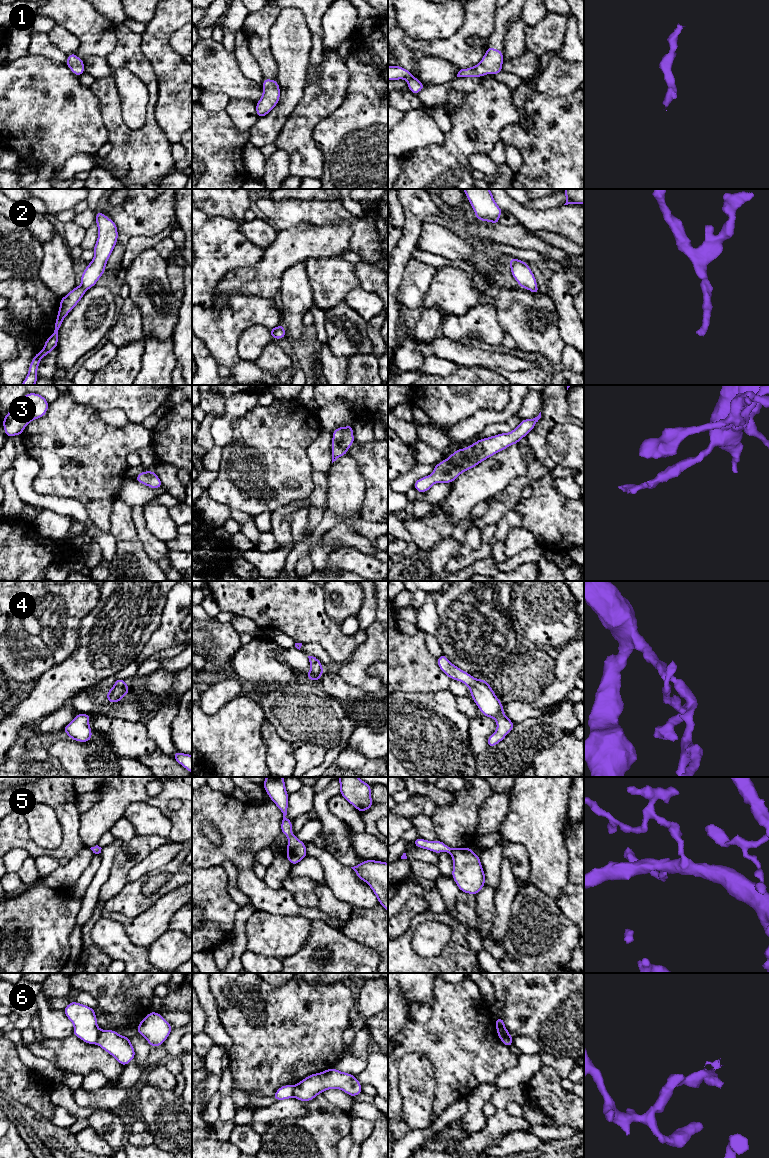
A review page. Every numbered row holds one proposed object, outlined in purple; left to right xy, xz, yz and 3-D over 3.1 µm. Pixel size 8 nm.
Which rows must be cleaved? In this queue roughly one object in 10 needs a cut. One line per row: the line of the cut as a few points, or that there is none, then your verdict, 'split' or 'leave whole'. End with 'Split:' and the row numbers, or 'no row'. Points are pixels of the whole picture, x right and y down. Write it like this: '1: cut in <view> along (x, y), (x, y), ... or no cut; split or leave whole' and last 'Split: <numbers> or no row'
1: no cut; leave whole
2: no cut; leave whole
3: no cut; leave whole
4: no cut; leave whole
5: no cut; leave whole
6: cut in xy along (101, 1030), (95, 1043); split
Split: 6

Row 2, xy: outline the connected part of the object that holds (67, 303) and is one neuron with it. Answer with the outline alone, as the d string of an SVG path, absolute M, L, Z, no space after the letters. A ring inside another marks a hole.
M95 212L96 225L98 227L98 238L93 248L94 258L88 263L81 275L81 285L76 286L66 296L60 299L60 307L54 325L53 334L45 341L44 348L36 353L30 365L28 375L21 385L35 385L38 380L38 366L40 360L56 349L58 345L58 331L64 318L82 299L85 292L96 285L99 278L105 273L108 259L116 246L118 240L118 230L115 222L107 218L103 212Z

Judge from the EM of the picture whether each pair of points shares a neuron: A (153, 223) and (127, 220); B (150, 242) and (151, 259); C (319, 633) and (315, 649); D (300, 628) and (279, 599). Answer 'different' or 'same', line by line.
A: same
B: different
C: different
D: same

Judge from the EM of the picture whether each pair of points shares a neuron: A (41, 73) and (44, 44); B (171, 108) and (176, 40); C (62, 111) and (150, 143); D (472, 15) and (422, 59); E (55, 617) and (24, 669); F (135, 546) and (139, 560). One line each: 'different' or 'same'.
A: different
B: different
C: different
D: different
E: same
F: same

